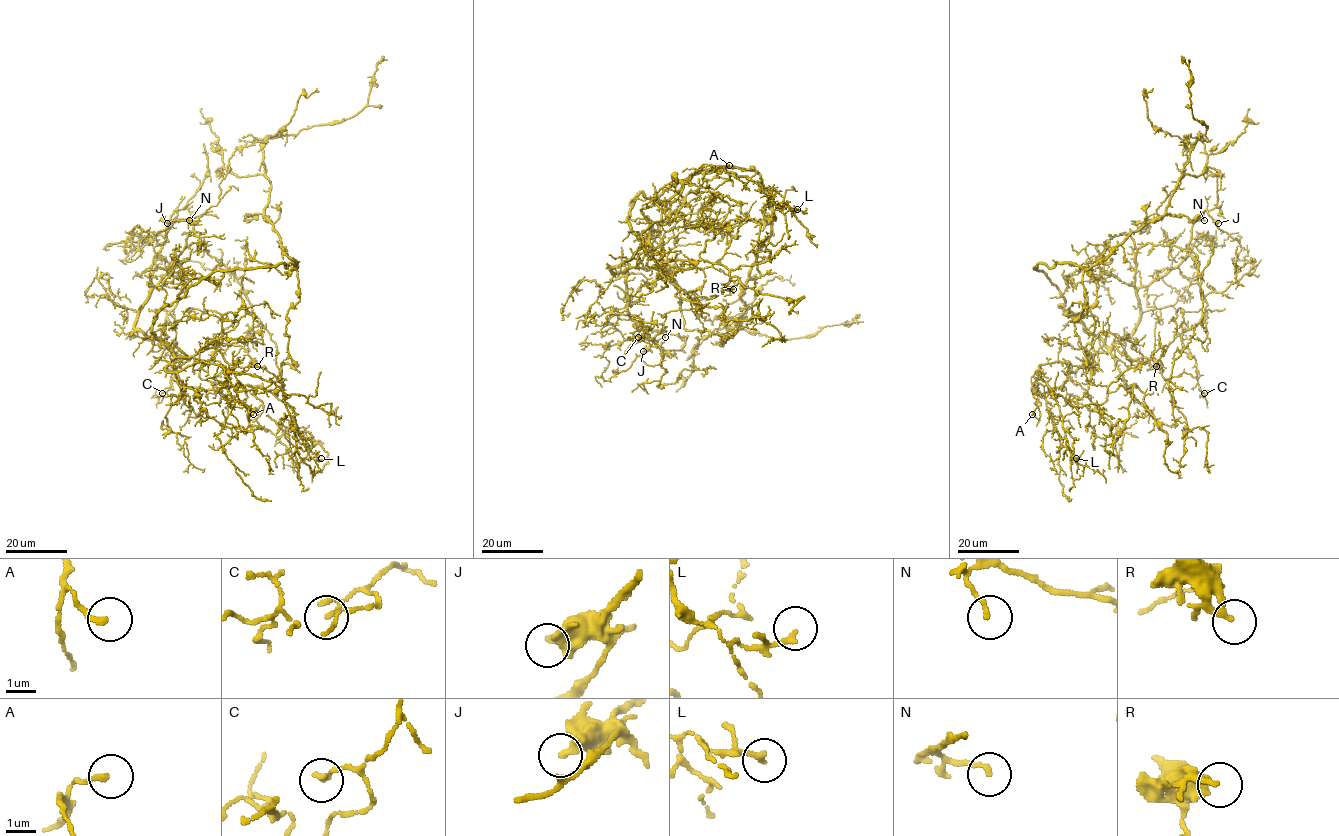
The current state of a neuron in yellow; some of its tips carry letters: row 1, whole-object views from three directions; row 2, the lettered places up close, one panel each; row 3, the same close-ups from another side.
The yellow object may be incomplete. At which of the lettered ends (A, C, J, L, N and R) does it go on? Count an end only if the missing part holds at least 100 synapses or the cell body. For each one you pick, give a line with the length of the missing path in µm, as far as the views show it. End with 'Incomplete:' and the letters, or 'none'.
Incomplete: none

